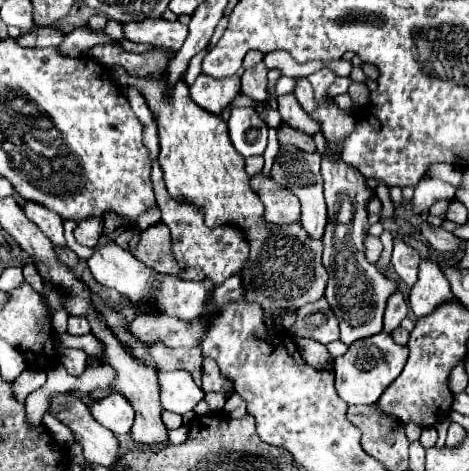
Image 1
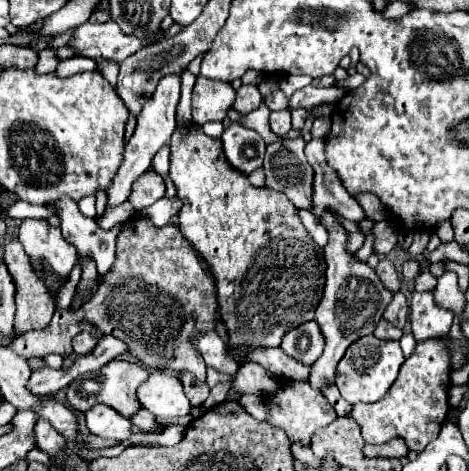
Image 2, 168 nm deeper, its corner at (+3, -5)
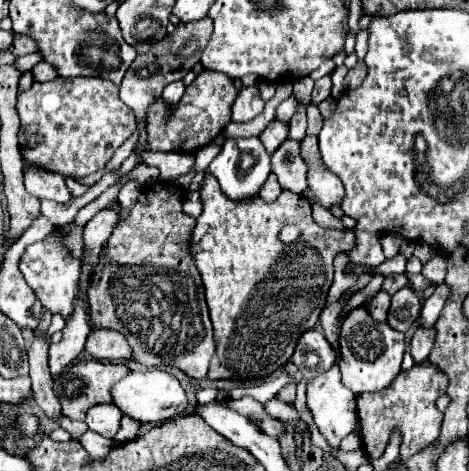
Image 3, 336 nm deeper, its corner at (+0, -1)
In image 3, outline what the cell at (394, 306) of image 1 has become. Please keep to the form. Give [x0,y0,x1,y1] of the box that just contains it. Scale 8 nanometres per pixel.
[388,287,422,333]

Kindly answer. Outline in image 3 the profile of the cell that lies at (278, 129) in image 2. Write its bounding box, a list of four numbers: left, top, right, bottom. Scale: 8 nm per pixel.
[260,119,288,153]

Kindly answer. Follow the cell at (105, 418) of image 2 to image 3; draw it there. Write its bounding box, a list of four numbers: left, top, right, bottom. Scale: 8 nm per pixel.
[86,405,122,439]

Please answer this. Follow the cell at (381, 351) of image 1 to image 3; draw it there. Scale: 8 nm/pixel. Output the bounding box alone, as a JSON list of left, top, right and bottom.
[340,311,404,395]

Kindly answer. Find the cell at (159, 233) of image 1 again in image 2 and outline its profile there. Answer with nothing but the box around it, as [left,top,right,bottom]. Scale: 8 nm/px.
[11,215,217,381]

